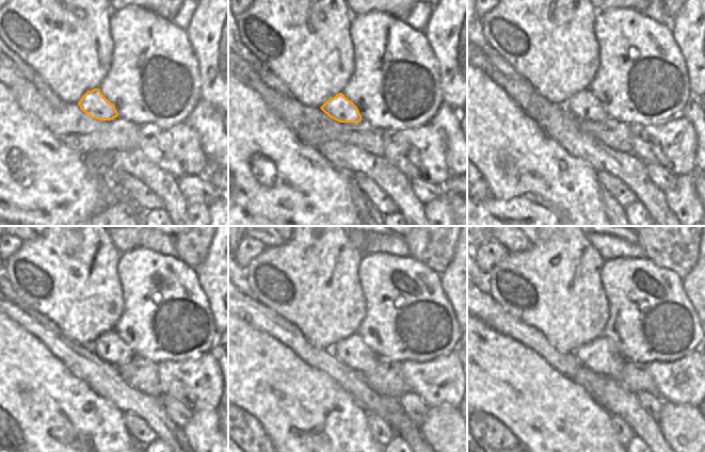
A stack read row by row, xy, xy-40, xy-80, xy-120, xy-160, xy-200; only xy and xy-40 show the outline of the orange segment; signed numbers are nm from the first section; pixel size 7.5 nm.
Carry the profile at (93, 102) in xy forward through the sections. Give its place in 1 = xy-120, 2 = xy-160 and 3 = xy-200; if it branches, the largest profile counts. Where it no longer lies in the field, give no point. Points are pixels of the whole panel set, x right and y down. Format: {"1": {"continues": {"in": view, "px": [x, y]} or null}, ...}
{"1": {"continues": {"in": "xy-120", "px": [109, 346]}}, "2": {"continues": {"in": "xy-160", "px": [353, 352]}}, "3": {"continues": {"in": "xy-200", "px": [601, 355]}}}

